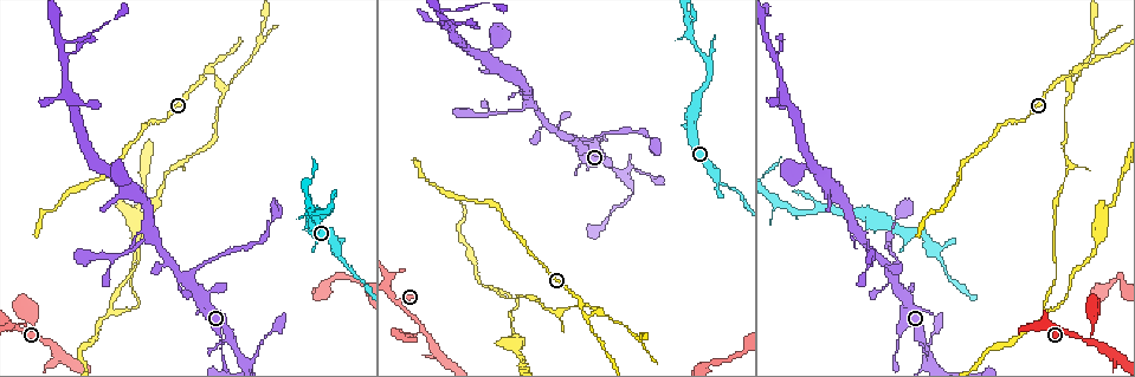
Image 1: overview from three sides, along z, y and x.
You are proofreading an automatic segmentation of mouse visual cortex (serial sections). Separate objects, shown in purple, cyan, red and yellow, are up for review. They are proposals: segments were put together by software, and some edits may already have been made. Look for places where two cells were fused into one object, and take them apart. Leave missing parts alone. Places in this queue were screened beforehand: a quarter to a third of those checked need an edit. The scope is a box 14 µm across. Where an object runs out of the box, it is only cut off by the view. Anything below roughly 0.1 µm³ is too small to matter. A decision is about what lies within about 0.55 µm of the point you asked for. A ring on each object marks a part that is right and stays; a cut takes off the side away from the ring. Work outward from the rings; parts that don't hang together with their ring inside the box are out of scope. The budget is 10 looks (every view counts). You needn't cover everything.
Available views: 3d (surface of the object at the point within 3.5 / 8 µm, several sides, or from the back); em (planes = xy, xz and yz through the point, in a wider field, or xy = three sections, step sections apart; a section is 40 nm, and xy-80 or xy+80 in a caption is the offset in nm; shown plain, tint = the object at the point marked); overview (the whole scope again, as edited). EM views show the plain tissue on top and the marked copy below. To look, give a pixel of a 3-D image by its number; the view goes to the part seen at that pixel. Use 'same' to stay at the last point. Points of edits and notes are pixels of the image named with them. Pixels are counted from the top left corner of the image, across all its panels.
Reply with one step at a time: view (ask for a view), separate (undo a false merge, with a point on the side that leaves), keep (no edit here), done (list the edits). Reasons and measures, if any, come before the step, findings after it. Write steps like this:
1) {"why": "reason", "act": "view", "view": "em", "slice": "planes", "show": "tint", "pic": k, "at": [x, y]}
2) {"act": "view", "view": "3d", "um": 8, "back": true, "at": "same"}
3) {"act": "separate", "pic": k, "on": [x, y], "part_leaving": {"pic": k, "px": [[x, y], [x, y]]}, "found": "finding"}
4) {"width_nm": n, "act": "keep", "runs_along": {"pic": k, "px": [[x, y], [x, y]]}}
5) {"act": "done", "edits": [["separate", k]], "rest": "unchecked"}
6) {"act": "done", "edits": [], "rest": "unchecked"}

{"why": "three arms meet", "act": "view", "view": "3d", "um": 3.5, "pic": 1, "at": [1070, 89]}

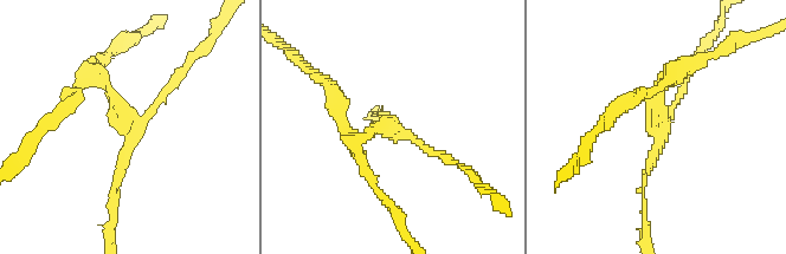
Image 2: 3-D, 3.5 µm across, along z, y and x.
{"arms": 3, "arm_widths_nm": [100, 100, 150], "act": "view", "view": "em", "slice": "xy", "step": 5, "show": "tint", "pic": 2, "at": [663, 121]}

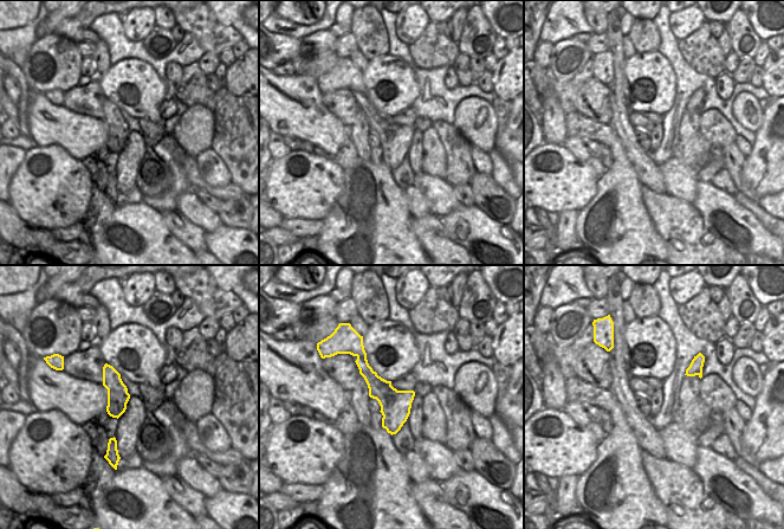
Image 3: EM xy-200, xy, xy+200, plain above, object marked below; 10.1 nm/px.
{"act": "separate", "pic": 2, "on": [118, 177], "border": {"pic": 3, "px": [[399, 391], [381, 412]]}, "found": "a second cell is stuck on"}

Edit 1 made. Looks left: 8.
{"why": "sudden change in width", "act": "view", "view": "em", "slice": "xy", "step": 3, "show": "tint", "pic": 1, "at": [341, 260]}

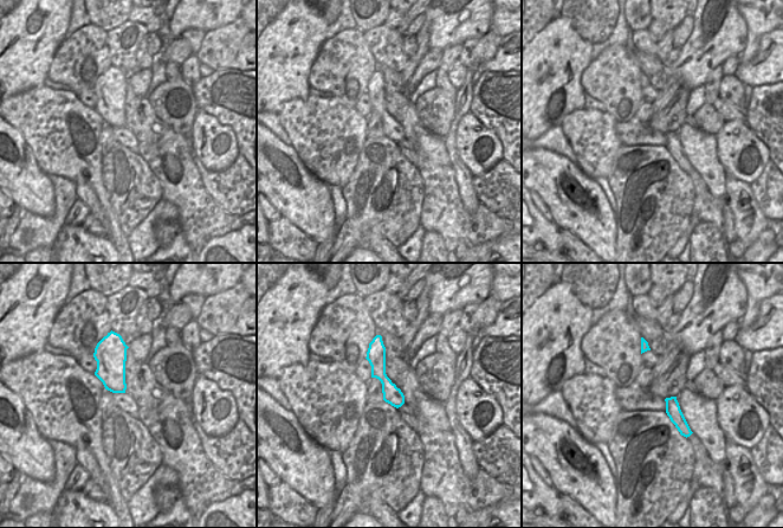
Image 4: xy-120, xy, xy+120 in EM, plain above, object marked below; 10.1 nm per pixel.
{"why": "wider look", "act": "view", "view": "3d", "um": 3.5, "at": "same"}

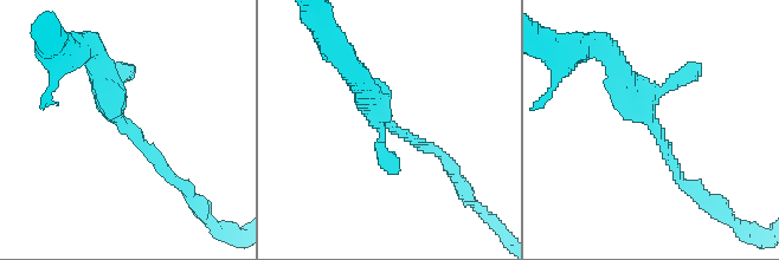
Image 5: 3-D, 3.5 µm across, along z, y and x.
{"act": "keep", "runs_along": {"pic": 5, "px": [[97, 64], [115, 115], [173, 180]]}, "found": "all the same cell"}

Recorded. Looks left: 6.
{"why": "a fork", "act": "view", "view": "3d", "um": 3.5, "pic": 1, "at": [43, 340]}

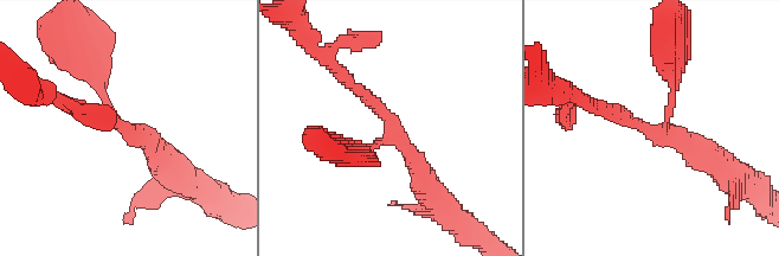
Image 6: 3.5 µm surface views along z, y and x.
{"arm_widths_nm": [100, 200, 350], "act": "keep", "runs_along": {"pic": 6, "px": [[348, 81], [387, 117], [431, 193]]}, "found": "all the same cell"}

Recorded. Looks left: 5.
{"act": "view", "view": "3d", "um": 8, "pic": 1, "at": [188, 280]}

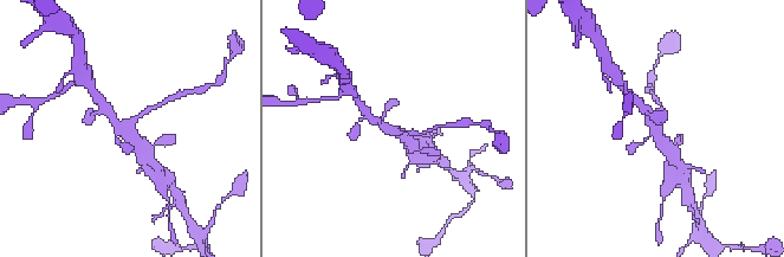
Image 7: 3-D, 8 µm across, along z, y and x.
{"why": "zoom in", "act": "view", "view": "3d", "um": 3.5, "pic": 7, "at": [657, 134]}

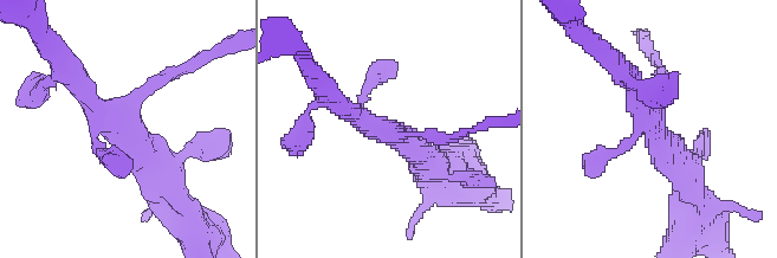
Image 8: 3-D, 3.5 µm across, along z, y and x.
{"why": "shape alone is not enough", "act": "view", "view": "em", "slice": "xy", "step": 5, "show": "tint", "pic": 8, "at": [657, 127]}

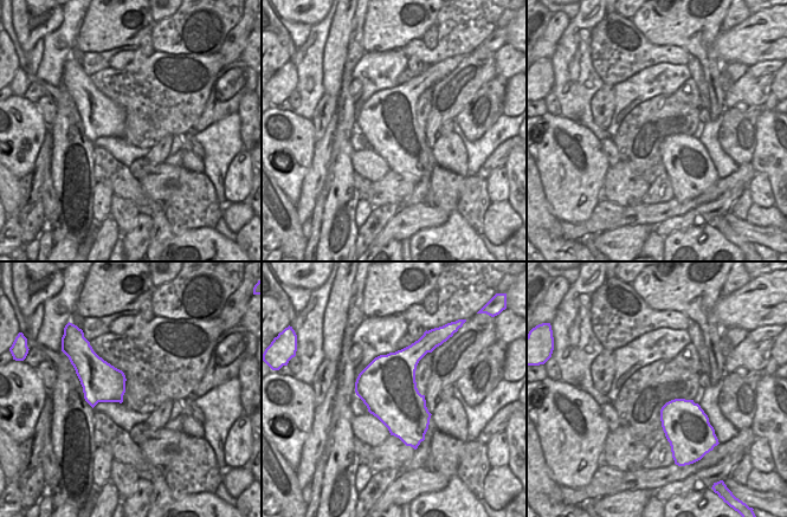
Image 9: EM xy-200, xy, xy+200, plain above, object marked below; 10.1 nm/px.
{"act": "keep", "runs_along": {"pic": 8, "px": [[163, 182], [160, 165], [69, 73]]}, "found": "all the same cell"}

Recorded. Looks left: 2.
{"act": "done", "edits": [["separate", 2]], "rest": "unchecked"}

